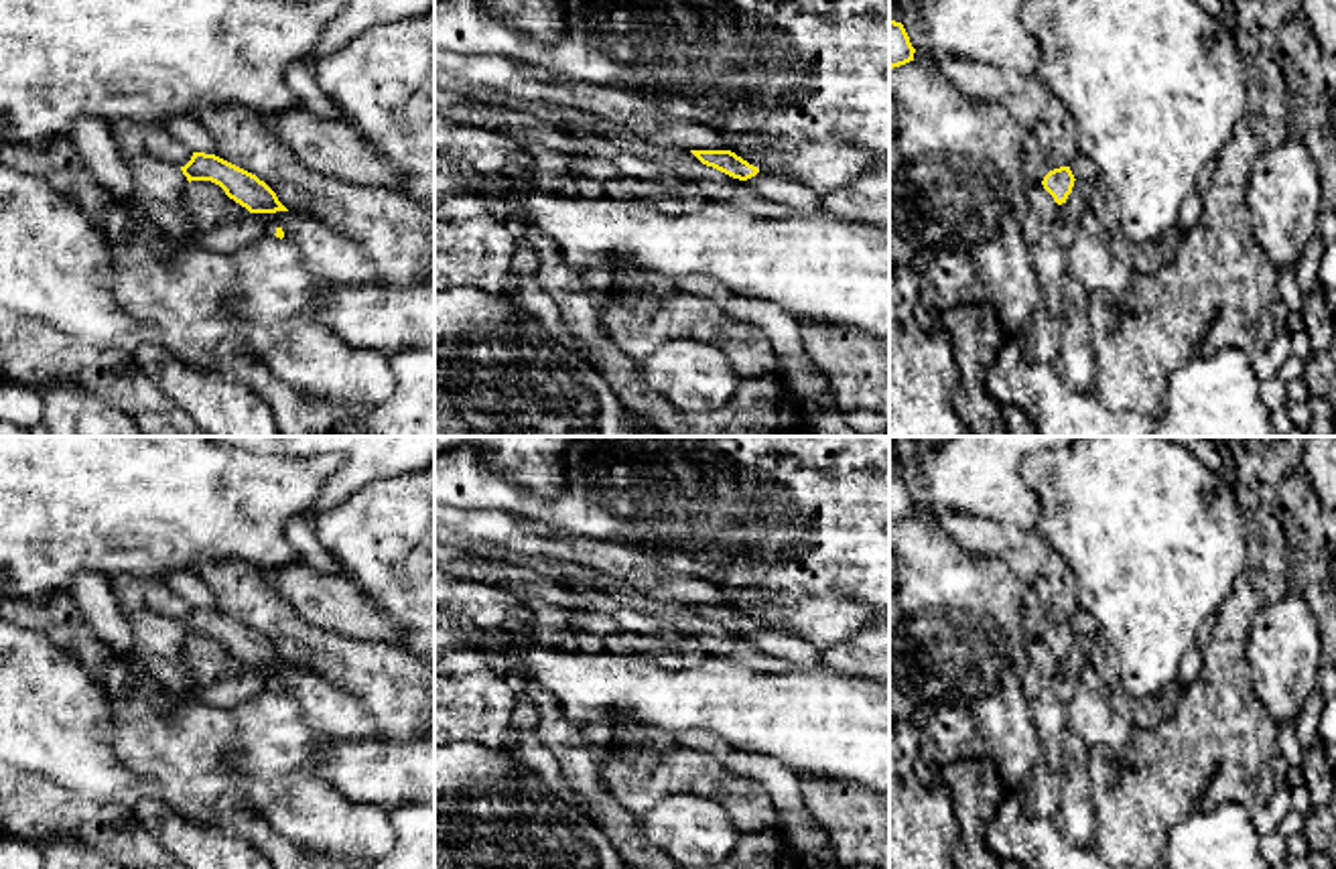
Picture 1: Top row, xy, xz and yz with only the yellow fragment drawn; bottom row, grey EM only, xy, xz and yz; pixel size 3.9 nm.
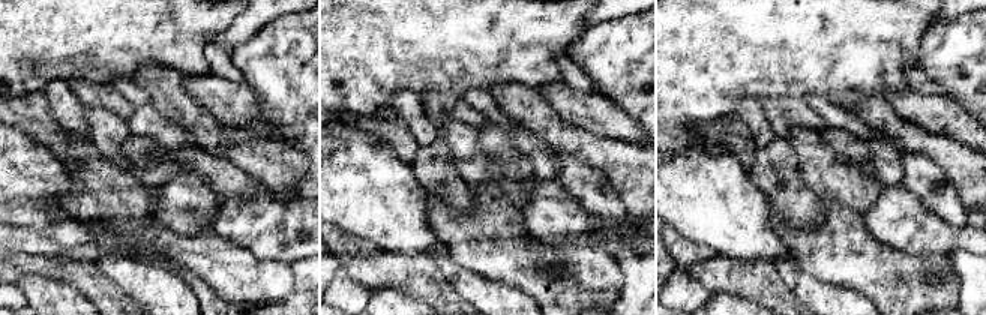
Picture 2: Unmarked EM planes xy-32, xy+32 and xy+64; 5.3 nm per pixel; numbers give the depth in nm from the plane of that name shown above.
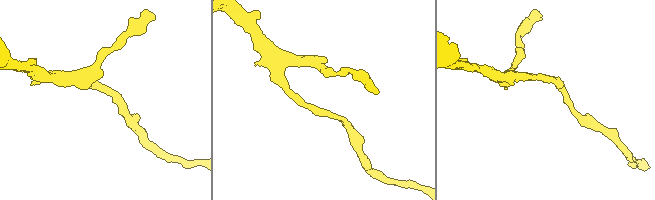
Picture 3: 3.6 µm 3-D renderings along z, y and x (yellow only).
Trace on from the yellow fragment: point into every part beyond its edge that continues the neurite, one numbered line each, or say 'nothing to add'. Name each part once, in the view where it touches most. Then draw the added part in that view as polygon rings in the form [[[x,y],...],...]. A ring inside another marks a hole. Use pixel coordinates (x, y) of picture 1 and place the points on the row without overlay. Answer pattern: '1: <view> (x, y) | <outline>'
nothing to add

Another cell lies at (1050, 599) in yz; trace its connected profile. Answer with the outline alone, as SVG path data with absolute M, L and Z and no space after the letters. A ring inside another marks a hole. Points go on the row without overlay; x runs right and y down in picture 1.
M1050 552L1040 579L1025 585L1021 631L1027 640L1038 640L1050 625L1070 621L1076 609L1076 577L1056 552Z

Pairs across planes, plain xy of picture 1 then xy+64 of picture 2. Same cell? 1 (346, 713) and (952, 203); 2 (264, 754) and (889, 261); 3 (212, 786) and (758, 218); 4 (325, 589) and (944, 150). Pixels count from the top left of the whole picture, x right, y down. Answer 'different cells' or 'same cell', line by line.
1: same cell
2: different cells
3: different cells
4: different cells

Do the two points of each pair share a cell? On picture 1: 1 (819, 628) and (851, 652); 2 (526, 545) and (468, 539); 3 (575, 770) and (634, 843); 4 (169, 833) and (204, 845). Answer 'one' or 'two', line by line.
1: two
2: one
3: one
4: one

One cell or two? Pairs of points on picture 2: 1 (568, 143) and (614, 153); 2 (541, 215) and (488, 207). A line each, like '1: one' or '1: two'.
1: one
2: two

